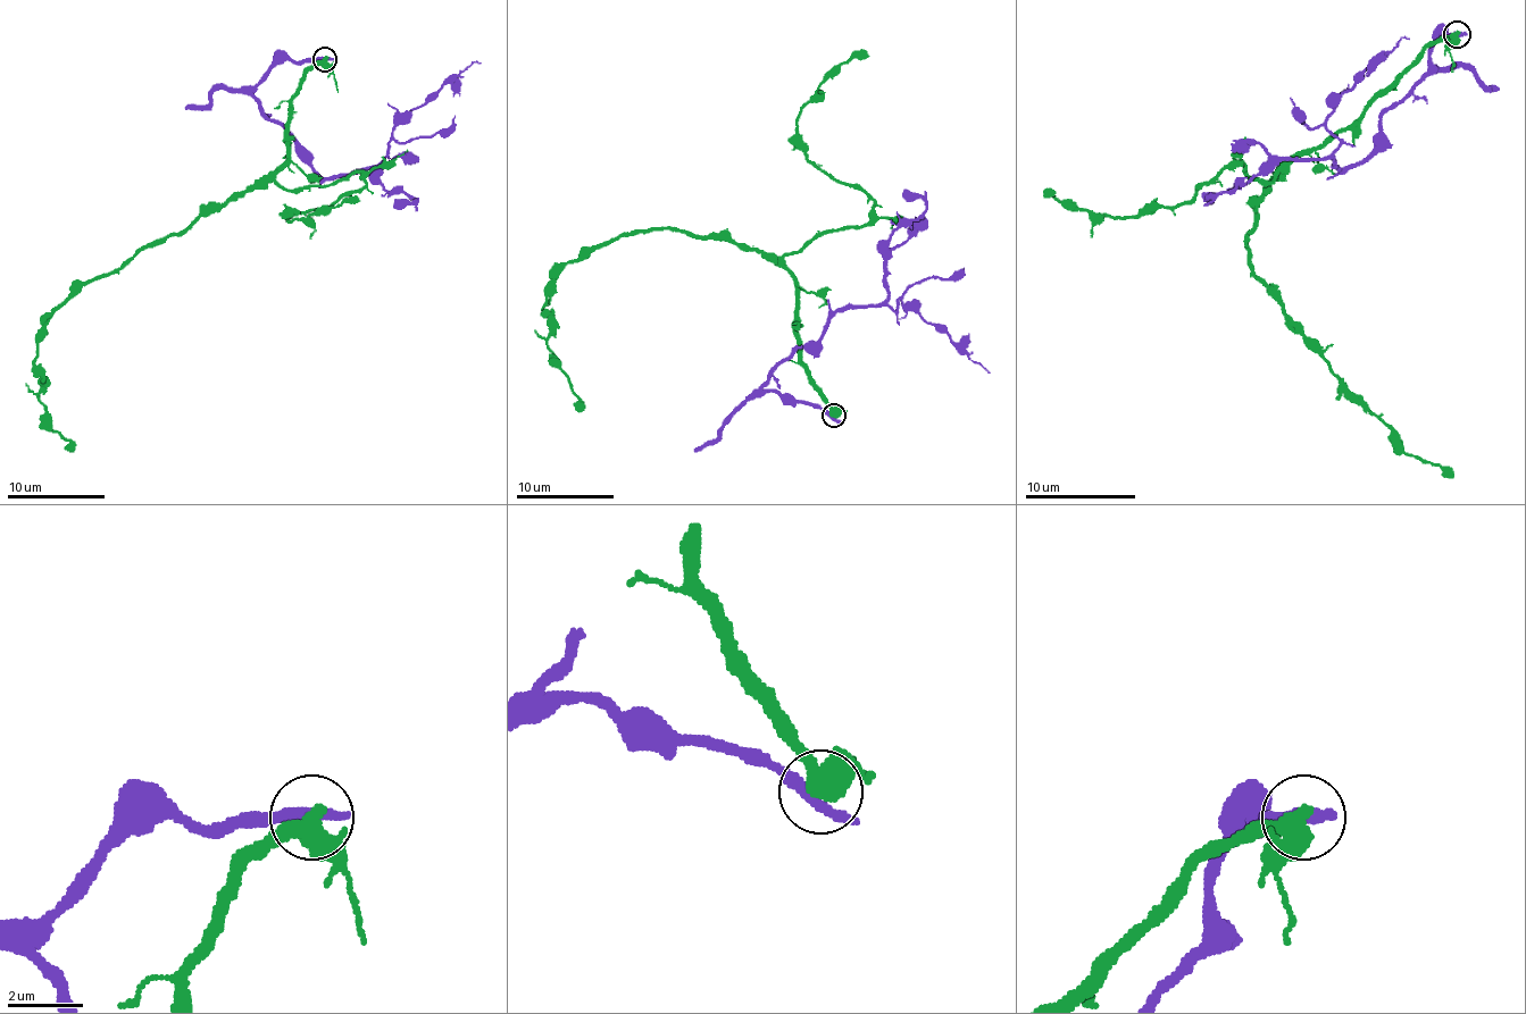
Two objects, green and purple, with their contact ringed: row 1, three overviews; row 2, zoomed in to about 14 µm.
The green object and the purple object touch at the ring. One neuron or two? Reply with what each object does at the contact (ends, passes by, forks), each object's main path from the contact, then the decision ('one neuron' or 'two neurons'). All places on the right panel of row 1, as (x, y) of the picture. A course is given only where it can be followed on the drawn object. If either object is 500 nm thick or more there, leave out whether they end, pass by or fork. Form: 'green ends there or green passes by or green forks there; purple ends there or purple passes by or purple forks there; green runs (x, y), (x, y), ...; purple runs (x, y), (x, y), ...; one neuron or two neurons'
green passes by; purple passes by; green runs (1457, 34), (1302, 149), (1258, 197), (1247, 237), (1247, 262), (1318, 355), (1409, 455), (1453, 477); purple runs (1459, 34), (1442, 34), (1426, 77), (1382, 116), (1382, 141), (1341, 168), (1327, 119), (1409, 39); two neurons

